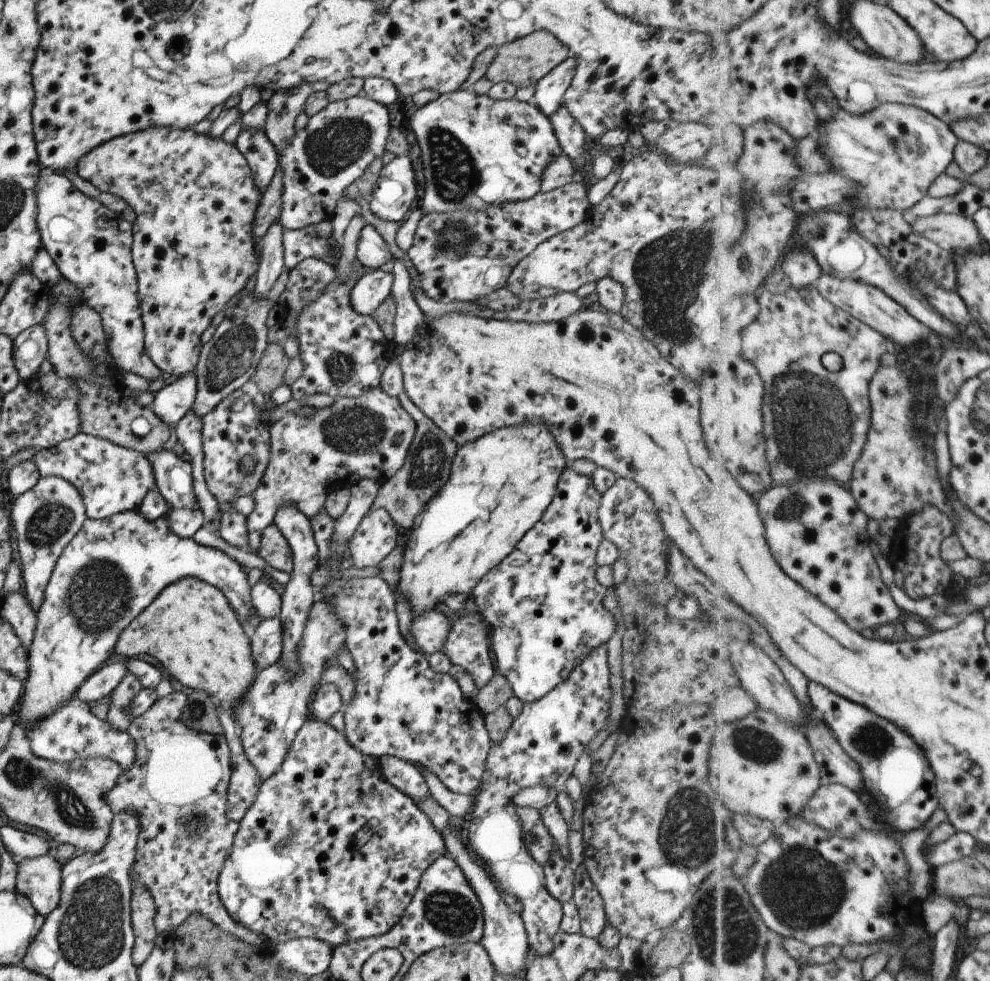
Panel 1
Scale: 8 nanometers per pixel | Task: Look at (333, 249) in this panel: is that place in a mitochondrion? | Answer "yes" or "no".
no

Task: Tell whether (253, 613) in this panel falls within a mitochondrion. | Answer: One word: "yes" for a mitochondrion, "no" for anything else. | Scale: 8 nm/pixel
no

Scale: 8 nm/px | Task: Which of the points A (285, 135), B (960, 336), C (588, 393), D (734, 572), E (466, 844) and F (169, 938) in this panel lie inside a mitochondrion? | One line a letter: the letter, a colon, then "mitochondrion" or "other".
A: mitochondrion
B: other
C: other
D: other
E: other
F: other

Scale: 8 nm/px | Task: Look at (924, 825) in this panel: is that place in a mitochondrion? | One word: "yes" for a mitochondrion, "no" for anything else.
no

